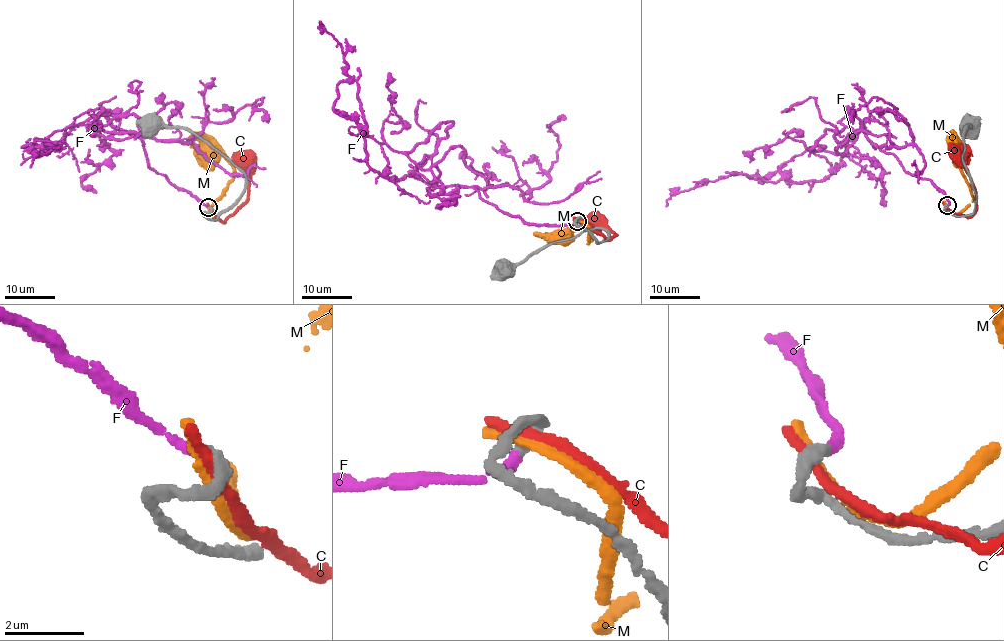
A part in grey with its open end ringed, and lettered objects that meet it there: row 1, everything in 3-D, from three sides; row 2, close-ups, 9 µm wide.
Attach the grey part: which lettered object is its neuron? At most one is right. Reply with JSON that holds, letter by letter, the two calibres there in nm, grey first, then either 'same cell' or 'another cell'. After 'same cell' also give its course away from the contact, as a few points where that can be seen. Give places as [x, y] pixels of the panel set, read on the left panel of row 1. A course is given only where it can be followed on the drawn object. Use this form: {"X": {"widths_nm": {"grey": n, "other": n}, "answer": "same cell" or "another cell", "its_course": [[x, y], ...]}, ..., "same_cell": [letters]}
{"C": {"widths_nm": {"grey": 400, "other": 360}, "answer": "another cell"}, "F": {"widths_nm": {"grey": 320, "other": 280}, "answer": "same cell", "its_course": [[208, 207], [151, 170], [140, 139], [105, 116], [80, 122], [30, 167]]}, "M": {"widths_nm": {"grey": 360, "other": 320}, "answer": "another cell"}, "same_cell": ["F"]}

